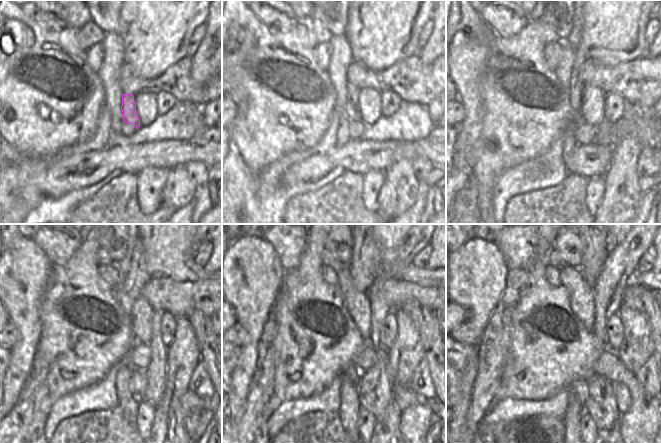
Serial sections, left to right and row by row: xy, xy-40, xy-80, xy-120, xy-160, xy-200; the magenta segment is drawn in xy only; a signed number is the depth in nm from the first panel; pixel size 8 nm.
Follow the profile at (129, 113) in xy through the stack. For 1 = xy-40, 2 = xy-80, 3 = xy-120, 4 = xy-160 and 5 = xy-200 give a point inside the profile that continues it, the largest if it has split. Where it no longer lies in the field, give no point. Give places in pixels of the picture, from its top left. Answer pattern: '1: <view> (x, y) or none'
1: xy-40 (352, 111)
2: xy-80 (574, 38)
3: xy-120 (133, 267)
4: xy-160 (366, 263)
5: xy-200 (596, 244)

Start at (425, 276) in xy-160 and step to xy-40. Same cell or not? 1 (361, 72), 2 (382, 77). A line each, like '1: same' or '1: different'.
1: different
2: different

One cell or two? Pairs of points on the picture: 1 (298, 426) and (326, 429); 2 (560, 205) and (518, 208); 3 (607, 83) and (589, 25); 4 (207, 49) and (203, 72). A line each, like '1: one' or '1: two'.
1: one
2: one
3: two
4: one

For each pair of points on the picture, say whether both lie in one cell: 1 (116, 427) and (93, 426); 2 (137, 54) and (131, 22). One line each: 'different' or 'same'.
1: same
2: same

